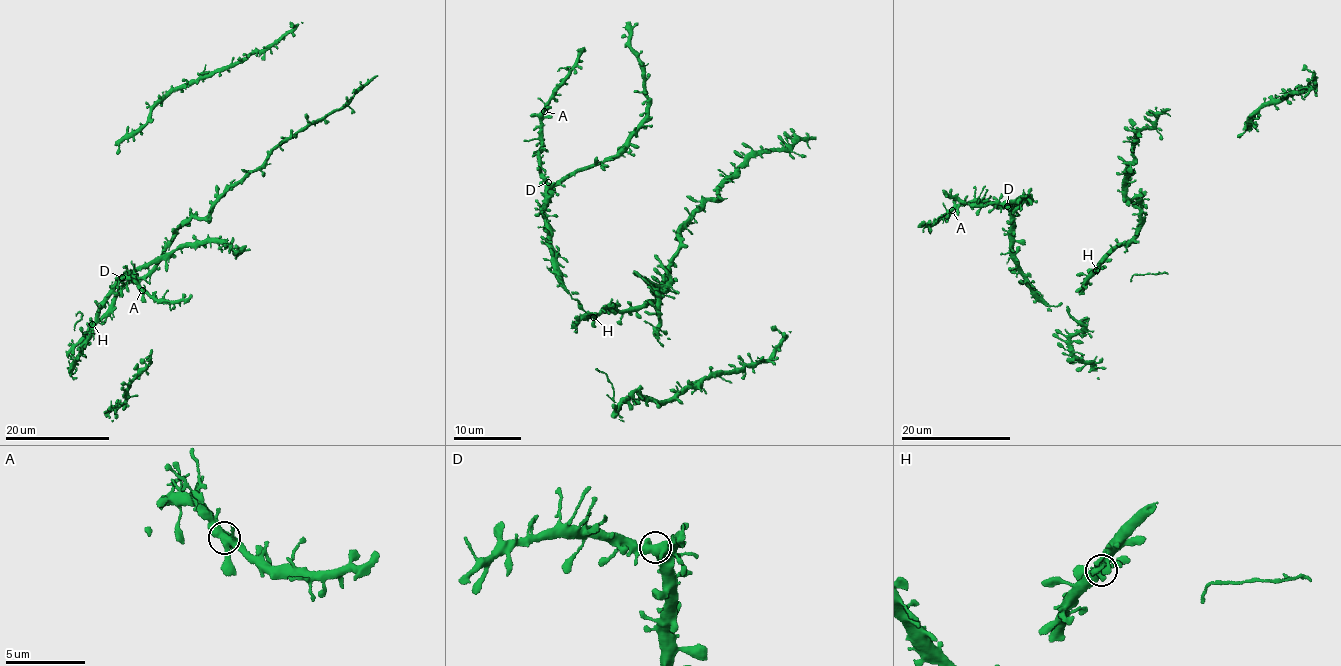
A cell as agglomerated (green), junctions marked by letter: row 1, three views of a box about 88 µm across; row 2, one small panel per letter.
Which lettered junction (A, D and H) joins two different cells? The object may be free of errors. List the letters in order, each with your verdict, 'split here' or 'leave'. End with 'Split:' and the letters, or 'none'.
A: leave
D: leave
H: leave
Split: none

